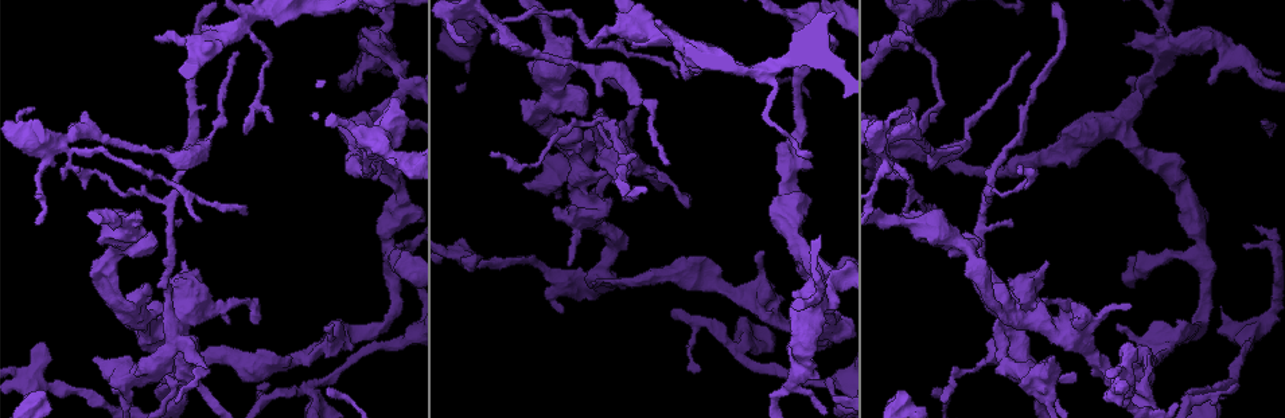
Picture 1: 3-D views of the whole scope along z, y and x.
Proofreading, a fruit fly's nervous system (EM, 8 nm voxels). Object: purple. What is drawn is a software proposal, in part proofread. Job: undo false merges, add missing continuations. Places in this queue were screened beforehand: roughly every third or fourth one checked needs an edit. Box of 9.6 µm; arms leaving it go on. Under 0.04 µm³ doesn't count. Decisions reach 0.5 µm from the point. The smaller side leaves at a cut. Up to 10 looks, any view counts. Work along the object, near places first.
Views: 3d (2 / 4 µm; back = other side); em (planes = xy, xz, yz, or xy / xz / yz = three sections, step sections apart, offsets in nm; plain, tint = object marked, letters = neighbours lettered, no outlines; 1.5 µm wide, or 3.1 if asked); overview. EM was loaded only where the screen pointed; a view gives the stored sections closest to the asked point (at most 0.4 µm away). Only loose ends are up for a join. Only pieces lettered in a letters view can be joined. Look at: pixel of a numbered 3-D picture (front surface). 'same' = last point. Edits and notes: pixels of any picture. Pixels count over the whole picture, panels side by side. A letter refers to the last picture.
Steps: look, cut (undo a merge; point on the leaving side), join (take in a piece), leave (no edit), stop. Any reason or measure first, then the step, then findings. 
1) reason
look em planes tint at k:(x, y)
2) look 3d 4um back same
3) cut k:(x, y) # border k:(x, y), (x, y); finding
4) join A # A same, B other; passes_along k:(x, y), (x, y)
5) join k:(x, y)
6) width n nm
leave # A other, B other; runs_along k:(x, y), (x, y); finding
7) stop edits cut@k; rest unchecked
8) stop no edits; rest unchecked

free end
look em planes letters at 1:(402, 63)

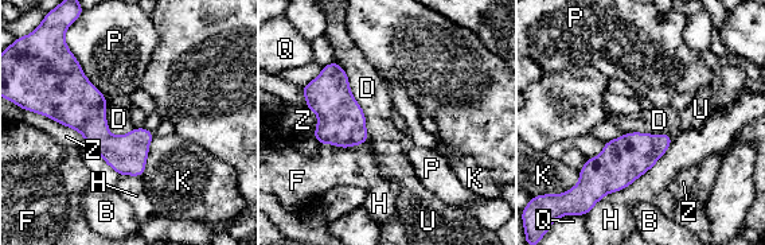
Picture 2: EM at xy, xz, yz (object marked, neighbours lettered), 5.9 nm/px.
width 240 nm
leave # B other, D other, F other, H other, K other, P other, Q other, U other, Z other; border 2:(336, 61), (365, 115), (366, 142); no lettered piece goes on from it

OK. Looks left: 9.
an open end
look em planes letters at 1:(917, 97)

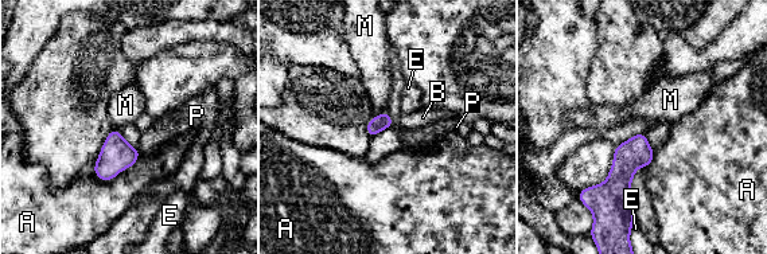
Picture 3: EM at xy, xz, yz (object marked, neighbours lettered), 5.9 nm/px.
leave # A other, B other, E other, M other, P other; no lettered piece goes on from it

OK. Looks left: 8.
look 3d 2um at 1:(587, 49)

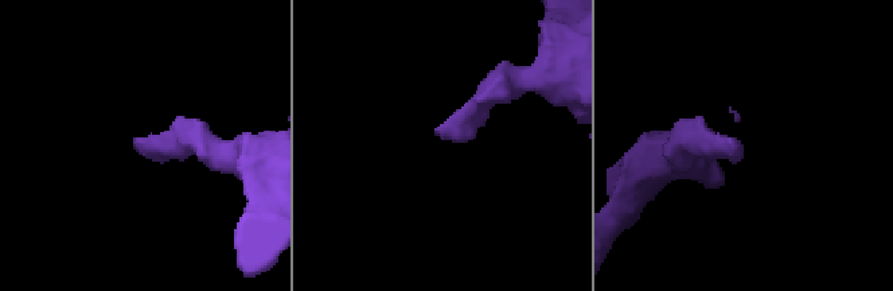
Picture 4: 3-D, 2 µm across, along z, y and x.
shape alone is not enough
look em planes letters at 4:(144, 150)

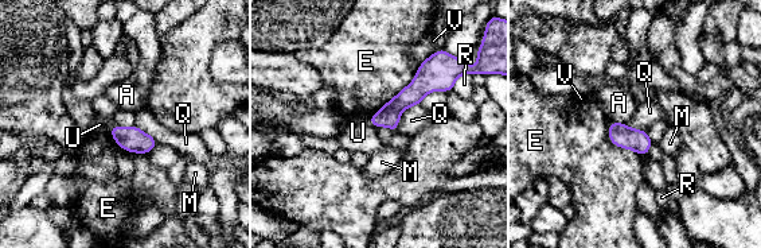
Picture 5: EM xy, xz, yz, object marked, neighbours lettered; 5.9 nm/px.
leave # A other, E other, M other, Q other, R other, U other, V other; runs_along 5:(448, 81), (425, 81), (374, 120); none of them fits

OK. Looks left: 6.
free end
look 3d 2um at 1:(471, 33)

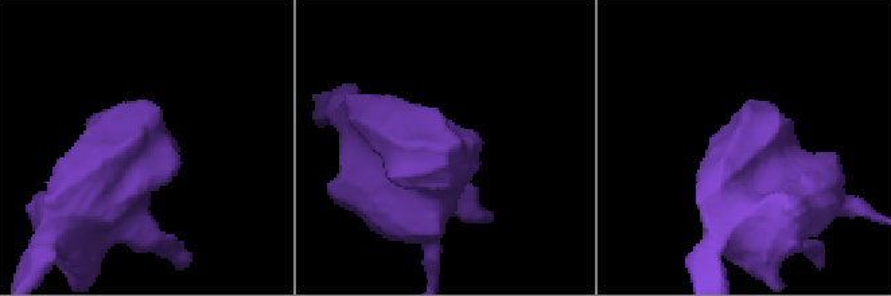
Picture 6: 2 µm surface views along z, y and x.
need the tissue
look em xy step 4 tint at 6:(148, 105)

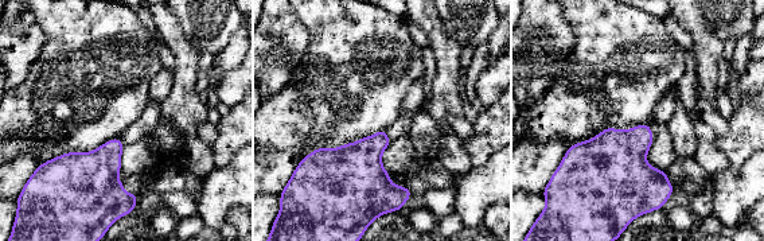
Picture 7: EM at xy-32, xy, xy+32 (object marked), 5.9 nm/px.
another direction
look em planes letters same

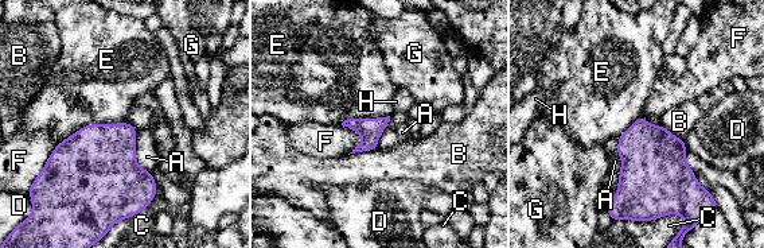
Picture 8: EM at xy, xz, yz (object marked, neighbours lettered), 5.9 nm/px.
leave # A other, B other, C other, D other, E other, F other, G other, H other; border 8:(127, 121), (89, 123), (59, 143); none of them fits

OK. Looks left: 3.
stop no edits; rest unchecked

